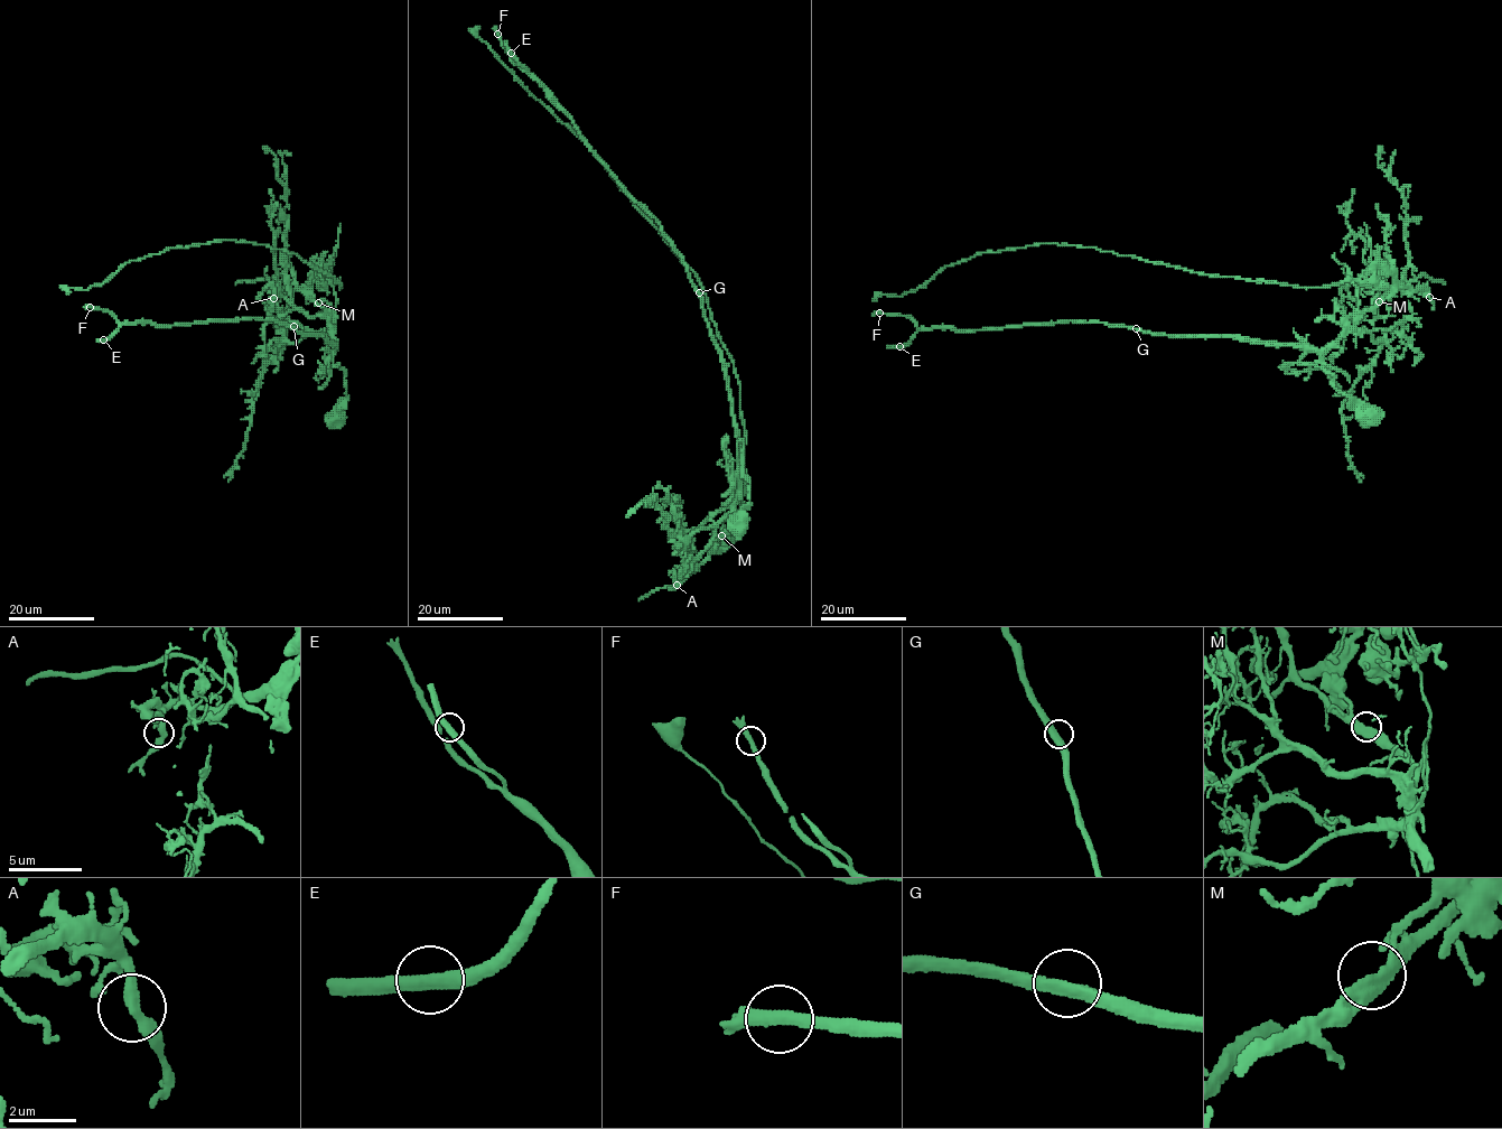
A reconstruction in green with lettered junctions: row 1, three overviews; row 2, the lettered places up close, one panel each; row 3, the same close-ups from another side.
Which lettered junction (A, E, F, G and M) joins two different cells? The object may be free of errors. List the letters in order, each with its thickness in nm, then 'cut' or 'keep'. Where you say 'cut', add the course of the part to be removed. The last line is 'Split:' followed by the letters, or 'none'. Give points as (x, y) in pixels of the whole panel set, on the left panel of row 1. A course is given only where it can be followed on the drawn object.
A: 380 nm | keep
E: 400 nm | keep
F: 360 nm | keep
G: 420 nm | keep
M: 420 nm | cut | (318, 302), (310, 278), (329, 266), (341, 288), (295, 253), (234, 241), (171, 248), (70, 294)
Split: M

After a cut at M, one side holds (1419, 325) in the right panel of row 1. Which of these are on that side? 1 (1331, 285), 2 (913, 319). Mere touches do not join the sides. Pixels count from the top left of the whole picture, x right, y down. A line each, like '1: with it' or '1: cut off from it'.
1: cut off from it
2: with it

